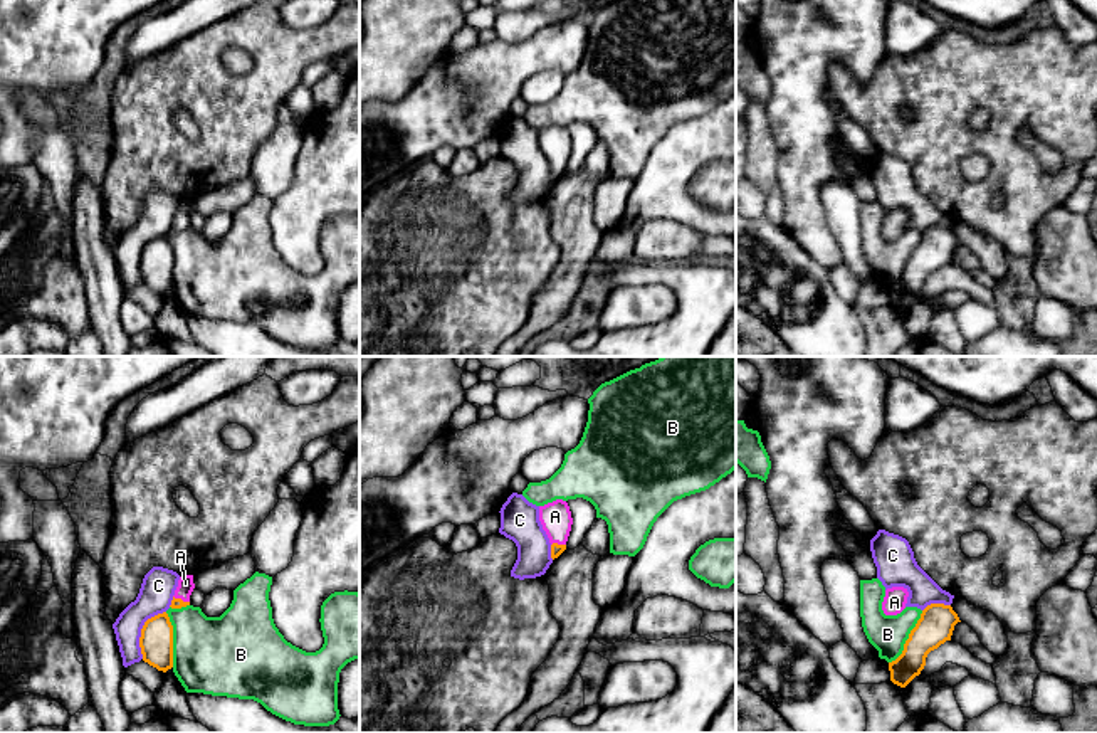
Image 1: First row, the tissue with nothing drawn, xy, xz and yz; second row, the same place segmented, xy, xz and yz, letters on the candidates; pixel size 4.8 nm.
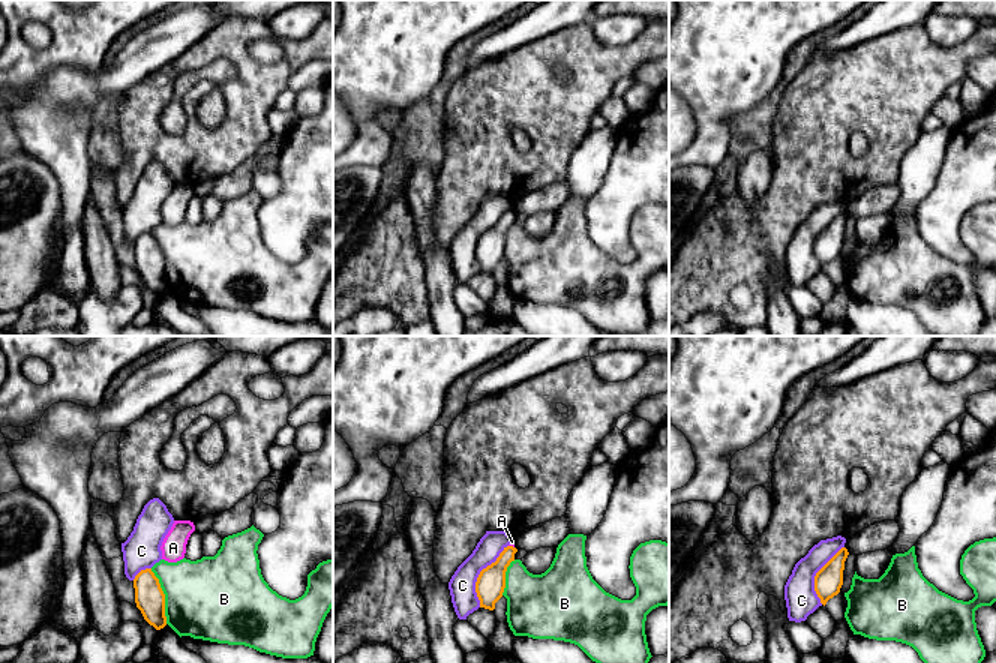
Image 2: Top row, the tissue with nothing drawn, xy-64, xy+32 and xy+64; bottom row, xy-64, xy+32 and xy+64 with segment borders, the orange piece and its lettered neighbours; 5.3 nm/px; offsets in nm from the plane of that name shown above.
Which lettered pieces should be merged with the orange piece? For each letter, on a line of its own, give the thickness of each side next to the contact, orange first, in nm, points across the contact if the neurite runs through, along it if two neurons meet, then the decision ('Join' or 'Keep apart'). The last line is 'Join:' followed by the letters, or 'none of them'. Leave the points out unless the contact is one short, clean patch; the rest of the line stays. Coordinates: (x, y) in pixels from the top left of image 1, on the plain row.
A: Thickness 60 nm (orange) against 150 nm. Path across: xz (556, 174), (556, 167), (555, 140). Join
B: Thickness 170 nm (orange) against 180 nm. Boundary: yz (923, 234), (904, 273), (889, 286). Keep apart
C: Thickness 160 nm (orange) against 160 nm. Keep apart
Join: A

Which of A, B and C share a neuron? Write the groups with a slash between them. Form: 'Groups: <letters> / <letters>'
Groups: A / B / C

